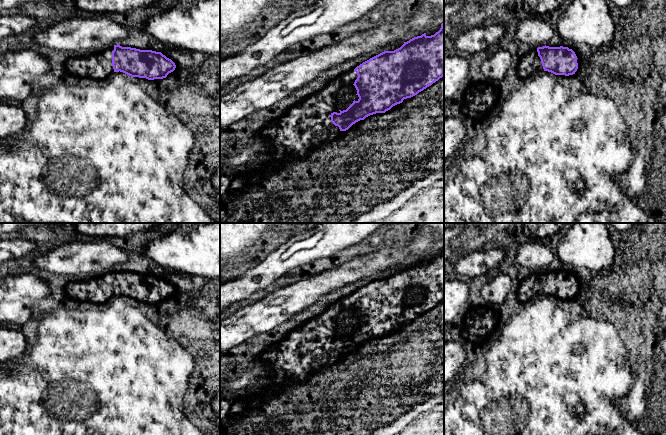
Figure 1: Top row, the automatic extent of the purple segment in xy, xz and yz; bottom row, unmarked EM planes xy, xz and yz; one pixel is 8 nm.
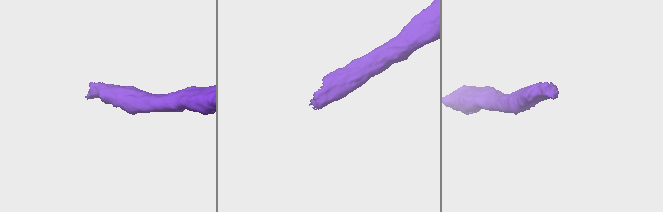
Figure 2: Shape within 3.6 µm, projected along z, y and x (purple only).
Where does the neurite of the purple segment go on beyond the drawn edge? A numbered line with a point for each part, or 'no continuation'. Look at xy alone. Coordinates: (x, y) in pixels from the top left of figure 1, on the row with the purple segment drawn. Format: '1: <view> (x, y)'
1: xy (98, 66)

